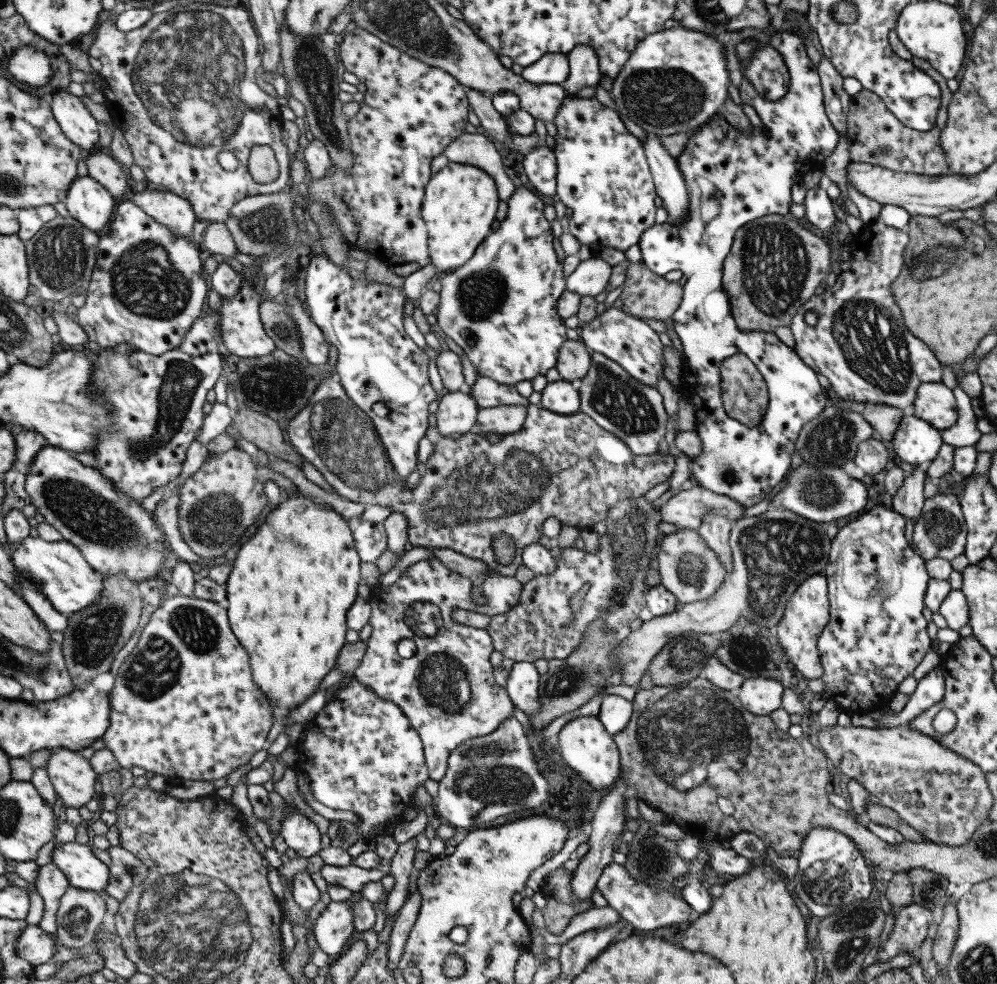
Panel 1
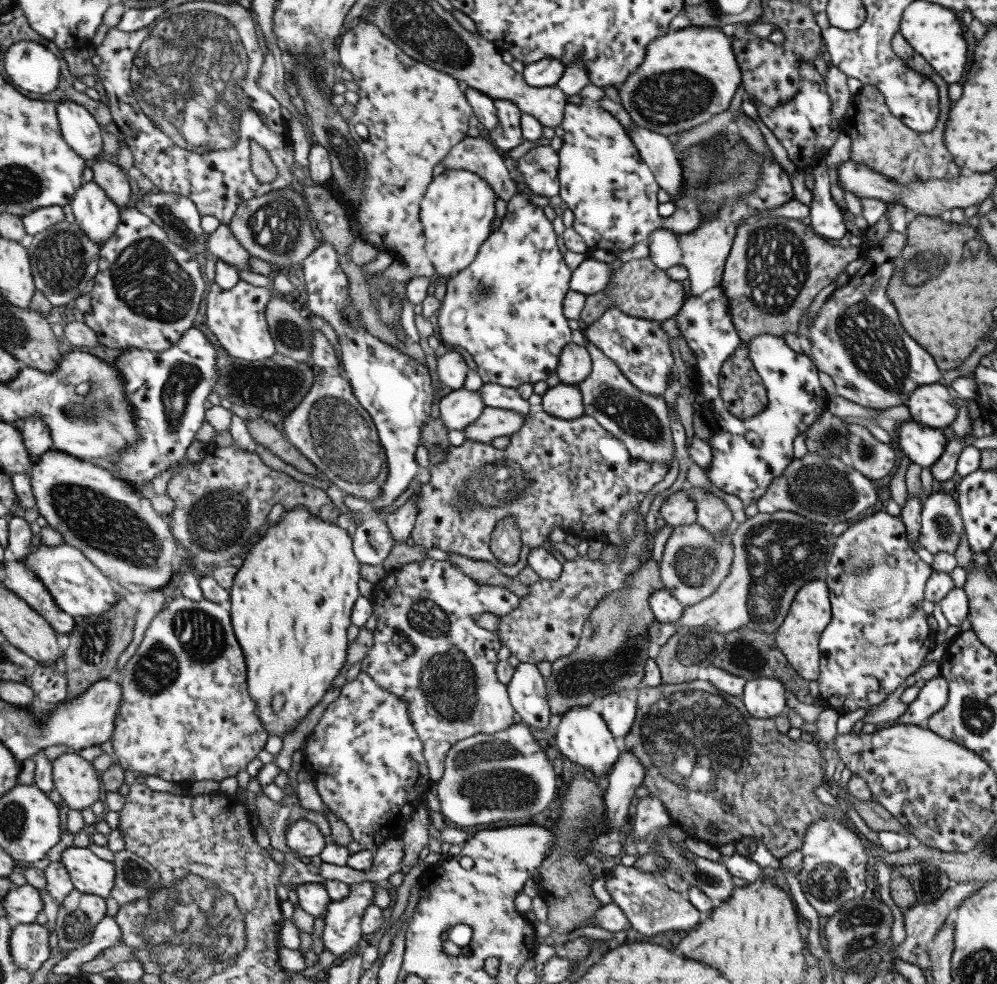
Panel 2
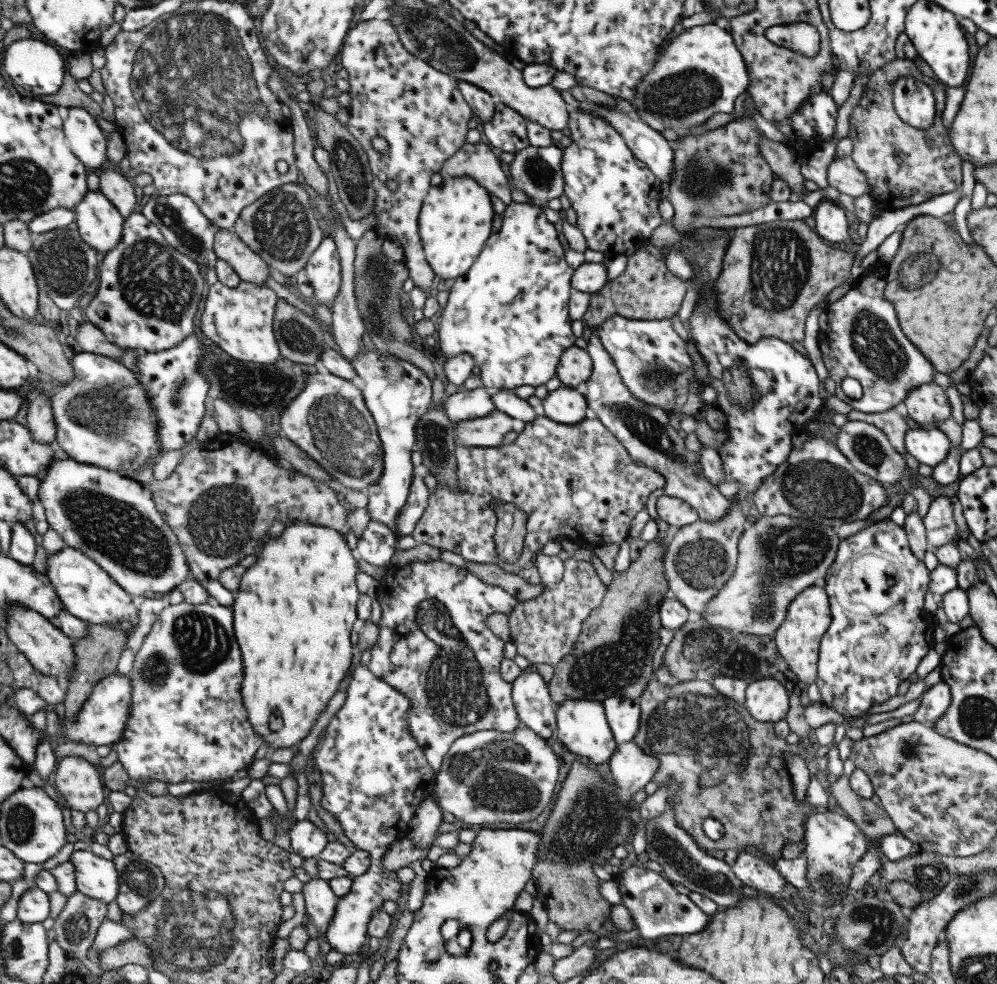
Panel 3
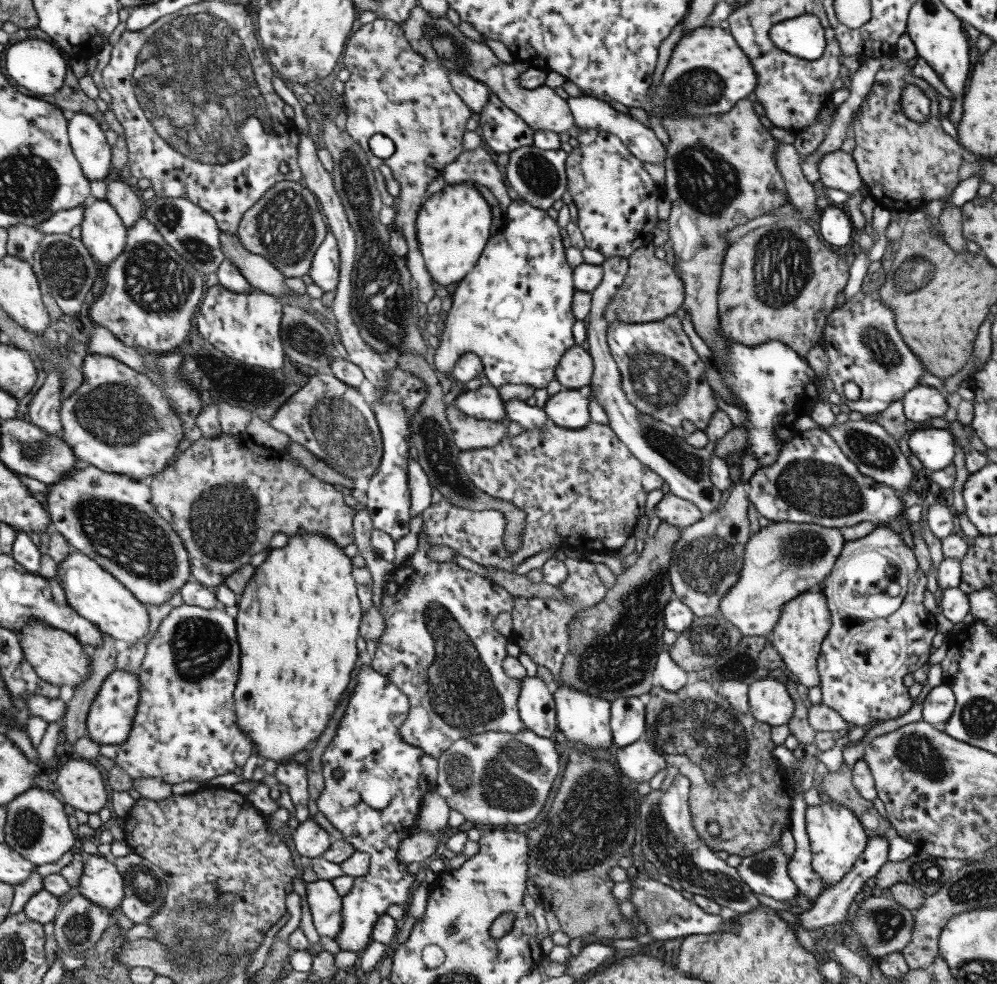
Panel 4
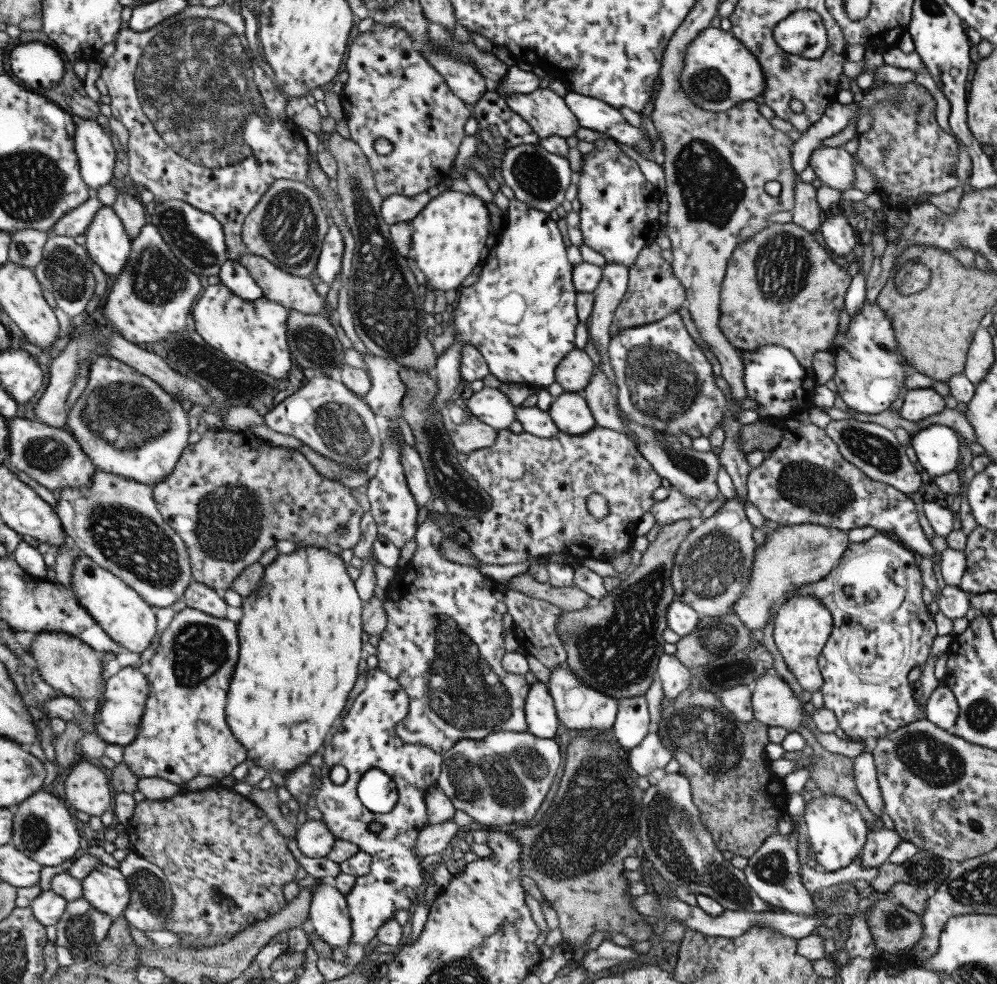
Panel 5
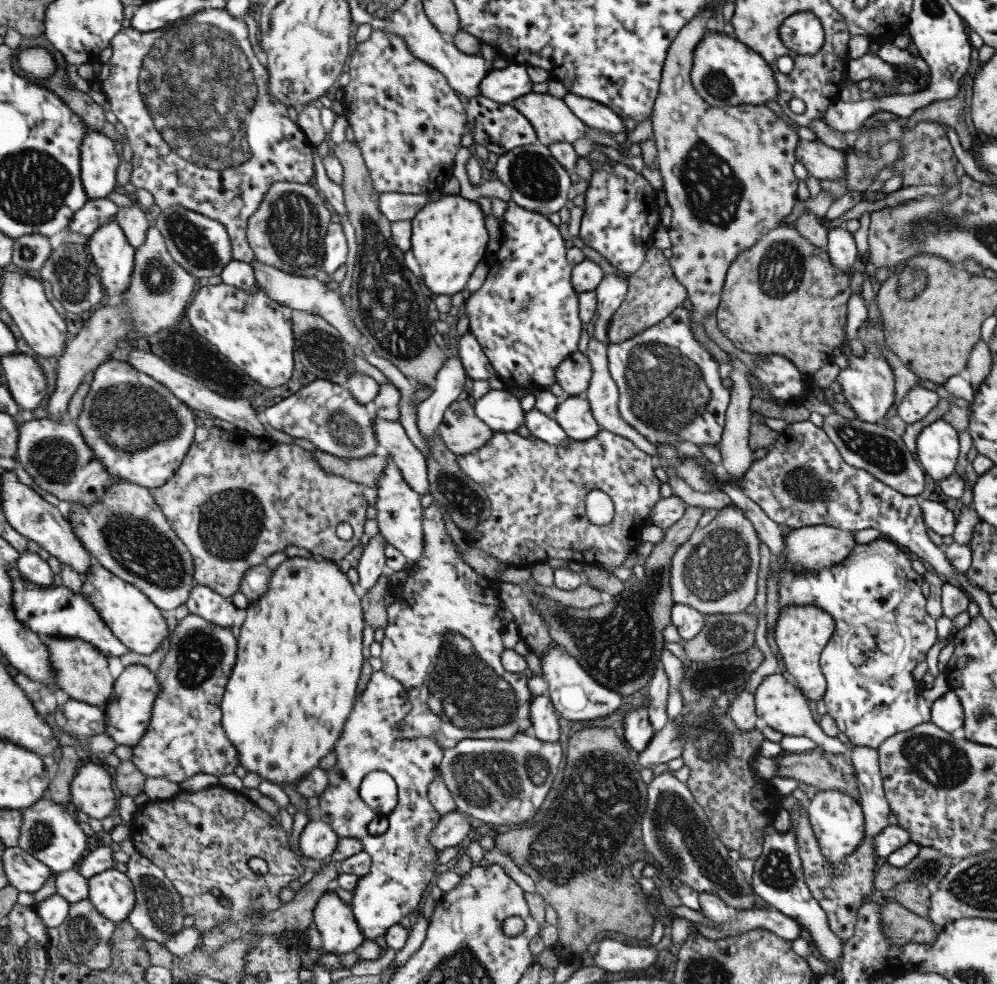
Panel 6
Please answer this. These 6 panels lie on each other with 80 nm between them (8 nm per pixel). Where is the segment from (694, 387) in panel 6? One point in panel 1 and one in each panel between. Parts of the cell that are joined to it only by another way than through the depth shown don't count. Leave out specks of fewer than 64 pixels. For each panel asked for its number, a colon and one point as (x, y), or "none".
1: (624, 339)
2: (638, 347)
3: (650, 357)
4: (660, 373)
5: (663, 380)

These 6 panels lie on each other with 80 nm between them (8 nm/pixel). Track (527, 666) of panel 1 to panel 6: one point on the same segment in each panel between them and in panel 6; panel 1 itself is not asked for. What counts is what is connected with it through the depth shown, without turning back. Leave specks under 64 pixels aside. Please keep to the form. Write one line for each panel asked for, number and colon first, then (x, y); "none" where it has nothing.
2: (525, 689)
3: (529, 694)
4: (535, 704)
5: (539, 713)
6: (543, 726)

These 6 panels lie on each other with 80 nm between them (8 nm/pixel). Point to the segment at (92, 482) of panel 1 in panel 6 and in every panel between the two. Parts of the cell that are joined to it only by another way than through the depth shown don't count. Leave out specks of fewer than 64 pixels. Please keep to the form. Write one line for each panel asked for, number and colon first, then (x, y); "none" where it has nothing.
2: (114, 524)
3: (112, 518)
4: (110, 517)
5: (115, 522)
6: (128, 533)

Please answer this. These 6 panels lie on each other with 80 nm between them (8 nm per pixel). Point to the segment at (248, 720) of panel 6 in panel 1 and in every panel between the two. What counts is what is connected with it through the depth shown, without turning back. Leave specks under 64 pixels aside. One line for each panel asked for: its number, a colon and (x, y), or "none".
1: (292, 583)
2: (291, 601)
3: (295, 608)
4: (298, 619)
5: (300, 634)

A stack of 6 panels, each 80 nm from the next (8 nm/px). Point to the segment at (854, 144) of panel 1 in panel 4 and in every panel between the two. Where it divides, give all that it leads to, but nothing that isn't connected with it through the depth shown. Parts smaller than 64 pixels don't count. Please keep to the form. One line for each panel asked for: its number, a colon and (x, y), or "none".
2: (880, 141)
3: (904, 165)
4: (904, 164)

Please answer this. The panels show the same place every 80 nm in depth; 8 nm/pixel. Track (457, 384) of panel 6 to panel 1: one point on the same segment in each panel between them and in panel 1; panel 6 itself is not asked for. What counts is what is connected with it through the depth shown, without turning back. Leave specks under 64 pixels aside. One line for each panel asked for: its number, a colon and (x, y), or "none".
1: (499, 306)
2: (505, 309)
3: (509, 312)
4: (512, 309)
5: (520, 315)

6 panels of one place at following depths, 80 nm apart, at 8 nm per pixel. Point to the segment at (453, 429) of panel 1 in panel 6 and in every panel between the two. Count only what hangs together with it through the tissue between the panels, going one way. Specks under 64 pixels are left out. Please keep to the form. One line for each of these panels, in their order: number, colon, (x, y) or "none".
2: (458, 408)
3: (464, 404)
4: (484, 403)
5: (488, 405)
6: (498, 409)

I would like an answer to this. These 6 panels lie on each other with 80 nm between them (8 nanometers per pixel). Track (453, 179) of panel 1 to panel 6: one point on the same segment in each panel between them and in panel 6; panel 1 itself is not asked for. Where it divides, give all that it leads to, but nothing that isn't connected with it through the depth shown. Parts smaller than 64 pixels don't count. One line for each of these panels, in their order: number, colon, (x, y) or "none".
2: (455, 212)
3: (454, 221)
4: (452, 226)
5: (447, 234)
6: (447, 237)

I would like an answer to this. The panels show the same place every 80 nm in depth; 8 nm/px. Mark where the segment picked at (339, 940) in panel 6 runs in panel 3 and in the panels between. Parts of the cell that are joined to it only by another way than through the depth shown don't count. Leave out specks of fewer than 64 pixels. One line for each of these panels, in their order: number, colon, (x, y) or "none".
3: (319, 902)
4: (324, 903)
5: (327, 911)

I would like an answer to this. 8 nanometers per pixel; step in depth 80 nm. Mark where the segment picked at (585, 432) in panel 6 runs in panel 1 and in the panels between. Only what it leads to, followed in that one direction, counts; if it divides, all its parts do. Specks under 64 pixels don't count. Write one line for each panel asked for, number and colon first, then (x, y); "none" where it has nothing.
1: (559, 396)
2: (564, 401)
3: (565, 405)
4: (567, 408)
5: (569, 412)

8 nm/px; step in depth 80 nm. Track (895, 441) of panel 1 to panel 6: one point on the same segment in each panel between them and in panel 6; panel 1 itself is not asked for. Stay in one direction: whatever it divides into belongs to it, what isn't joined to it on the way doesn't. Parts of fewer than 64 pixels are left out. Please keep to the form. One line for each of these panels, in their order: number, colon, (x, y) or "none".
2: (921, 444)
3: (928, 445)
4: (933, 447)
5: (935, 446)
6: (936, 447)

